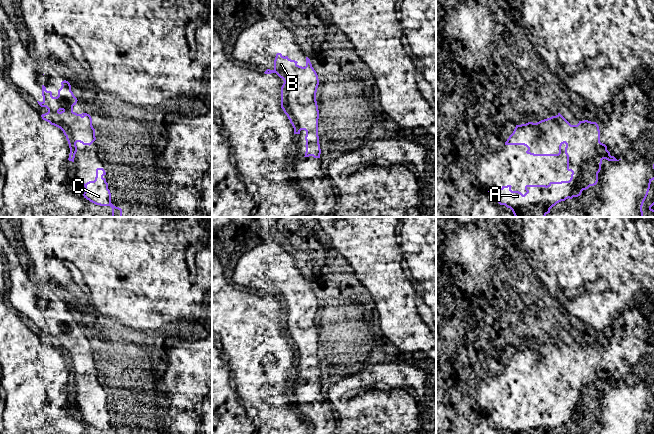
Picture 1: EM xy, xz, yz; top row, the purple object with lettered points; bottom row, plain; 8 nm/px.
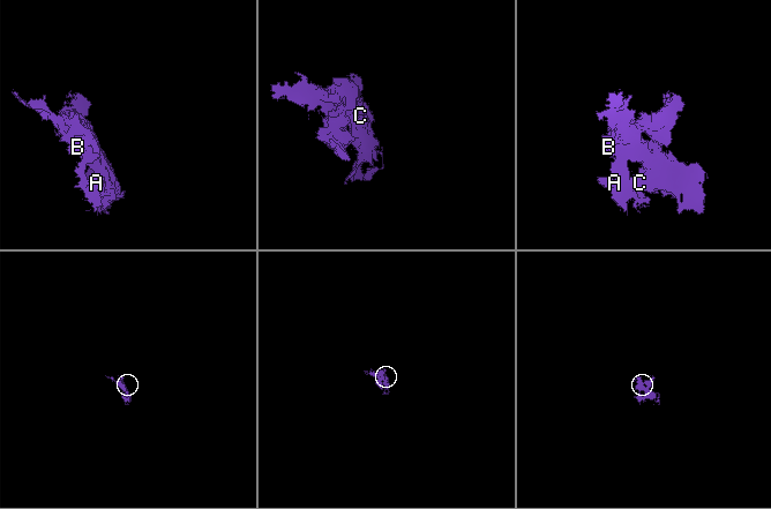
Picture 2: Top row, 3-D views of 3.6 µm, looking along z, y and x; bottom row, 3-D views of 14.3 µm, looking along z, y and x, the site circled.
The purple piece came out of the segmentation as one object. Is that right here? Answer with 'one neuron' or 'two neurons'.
two neurons

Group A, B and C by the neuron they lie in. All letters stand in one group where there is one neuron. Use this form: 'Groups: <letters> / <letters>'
Groups: A C / B

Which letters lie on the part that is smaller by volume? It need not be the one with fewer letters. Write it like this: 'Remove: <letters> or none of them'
Remove: B

